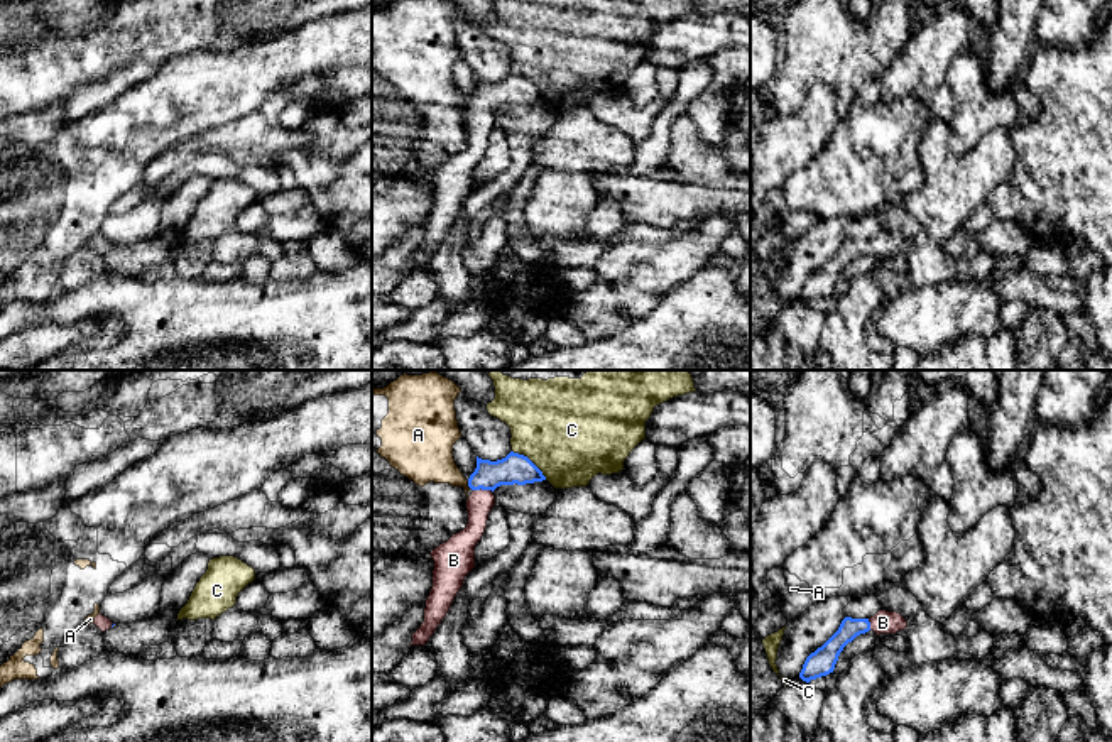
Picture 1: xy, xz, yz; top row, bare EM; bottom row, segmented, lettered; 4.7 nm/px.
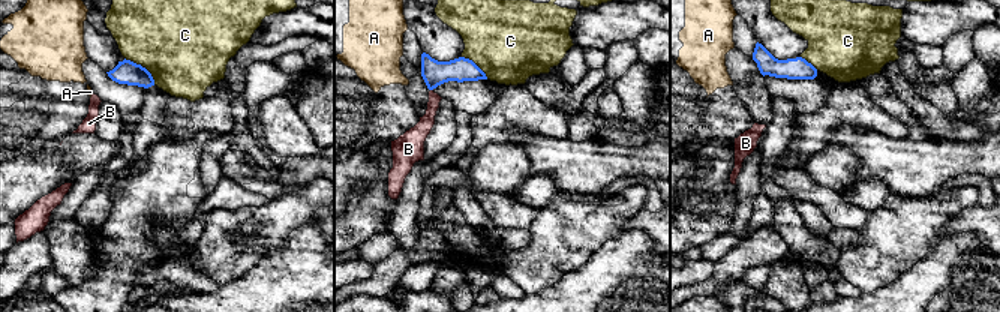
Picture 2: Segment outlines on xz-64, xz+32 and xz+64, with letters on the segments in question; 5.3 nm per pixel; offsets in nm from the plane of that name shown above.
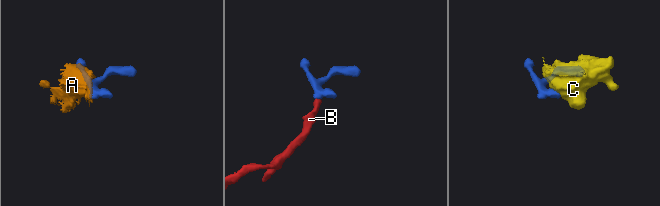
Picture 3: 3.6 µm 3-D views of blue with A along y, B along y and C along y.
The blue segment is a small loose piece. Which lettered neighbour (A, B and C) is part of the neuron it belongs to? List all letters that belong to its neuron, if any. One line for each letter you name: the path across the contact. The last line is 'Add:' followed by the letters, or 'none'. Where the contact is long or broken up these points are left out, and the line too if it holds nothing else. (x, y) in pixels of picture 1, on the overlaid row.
B: across xz (514, 469), (501, 472), (484, 489), (480, 502)
Add: B

